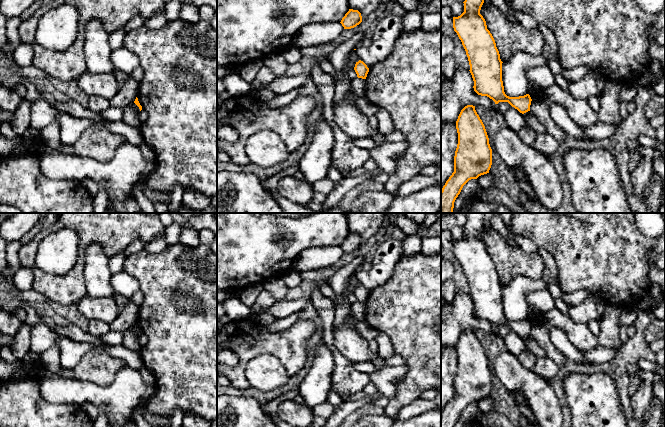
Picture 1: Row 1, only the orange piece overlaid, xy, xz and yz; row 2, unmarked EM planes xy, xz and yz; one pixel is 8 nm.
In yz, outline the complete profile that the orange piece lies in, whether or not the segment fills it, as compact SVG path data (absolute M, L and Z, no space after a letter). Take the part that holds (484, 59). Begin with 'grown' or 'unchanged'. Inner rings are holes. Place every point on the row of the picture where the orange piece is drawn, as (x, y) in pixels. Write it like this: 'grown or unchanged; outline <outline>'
unchanged; outline M465 0L463 3L464 12L453 17L453 28L466 51L474 91L489 97L495 104L508 102L522 114L530 111L532 99L529 94L509 97L504 92L503 62L486 21L480 14L484 0Z

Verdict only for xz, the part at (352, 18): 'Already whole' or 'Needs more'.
Already whole

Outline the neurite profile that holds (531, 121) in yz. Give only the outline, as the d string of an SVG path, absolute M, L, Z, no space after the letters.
M530 111L524 113L523 115L526 125L533 129L537 134L547 133L545 127L538 121L538 119Z

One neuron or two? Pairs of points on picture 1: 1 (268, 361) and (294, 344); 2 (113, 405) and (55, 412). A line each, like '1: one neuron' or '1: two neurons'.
1: two neurons
2: two neurons

